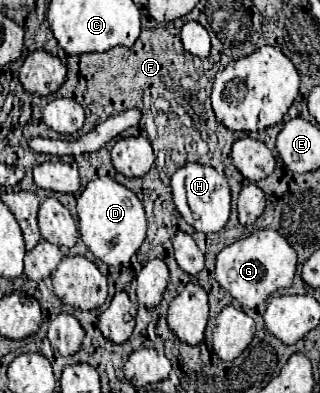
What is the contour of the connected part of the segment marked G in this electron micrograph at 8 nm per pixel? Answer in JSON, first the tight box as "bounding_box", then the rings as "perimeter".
{"bounding_box":[216,228,296,308],"perimeter":[[[264,228],[258,230],[234,244],[222,248],[216,258],[216,280],[218,284],[232,294],[244,308],[256,308],[270,294],[282,288],[290,288],[296,272],[296,250],[288,244],[284,236],[276,230]]]}

